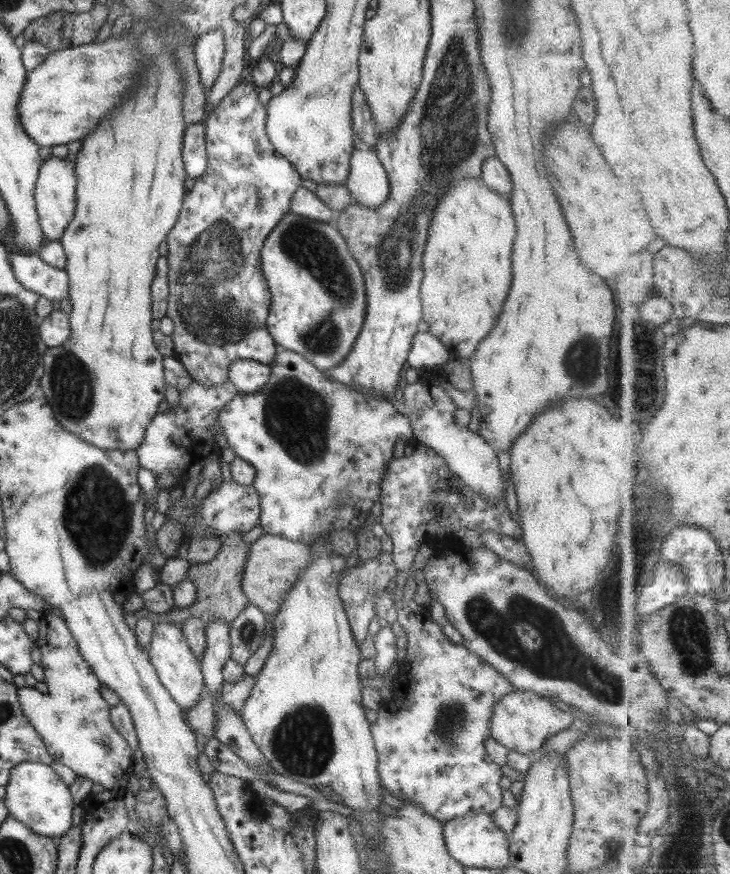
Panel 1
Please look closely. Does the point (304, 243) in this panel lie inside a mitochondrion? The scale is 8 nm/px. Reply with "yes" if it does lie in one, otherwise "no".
yes

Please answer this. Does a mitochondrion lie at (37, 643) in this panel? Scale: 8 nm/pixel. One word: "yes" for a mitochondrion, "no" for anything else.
no

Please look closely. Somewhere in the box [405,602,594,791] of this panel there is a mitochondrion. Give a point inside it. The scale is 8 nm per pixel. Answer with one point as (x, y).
(450, 717)

